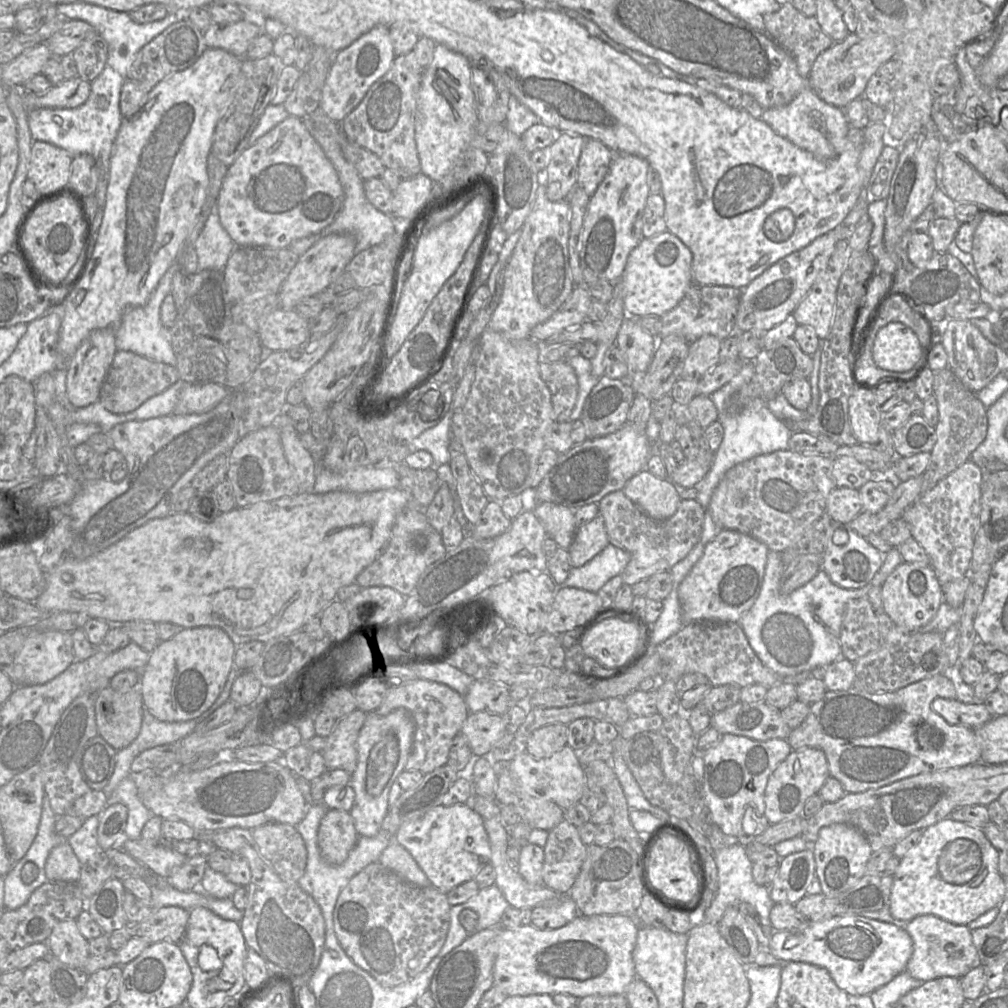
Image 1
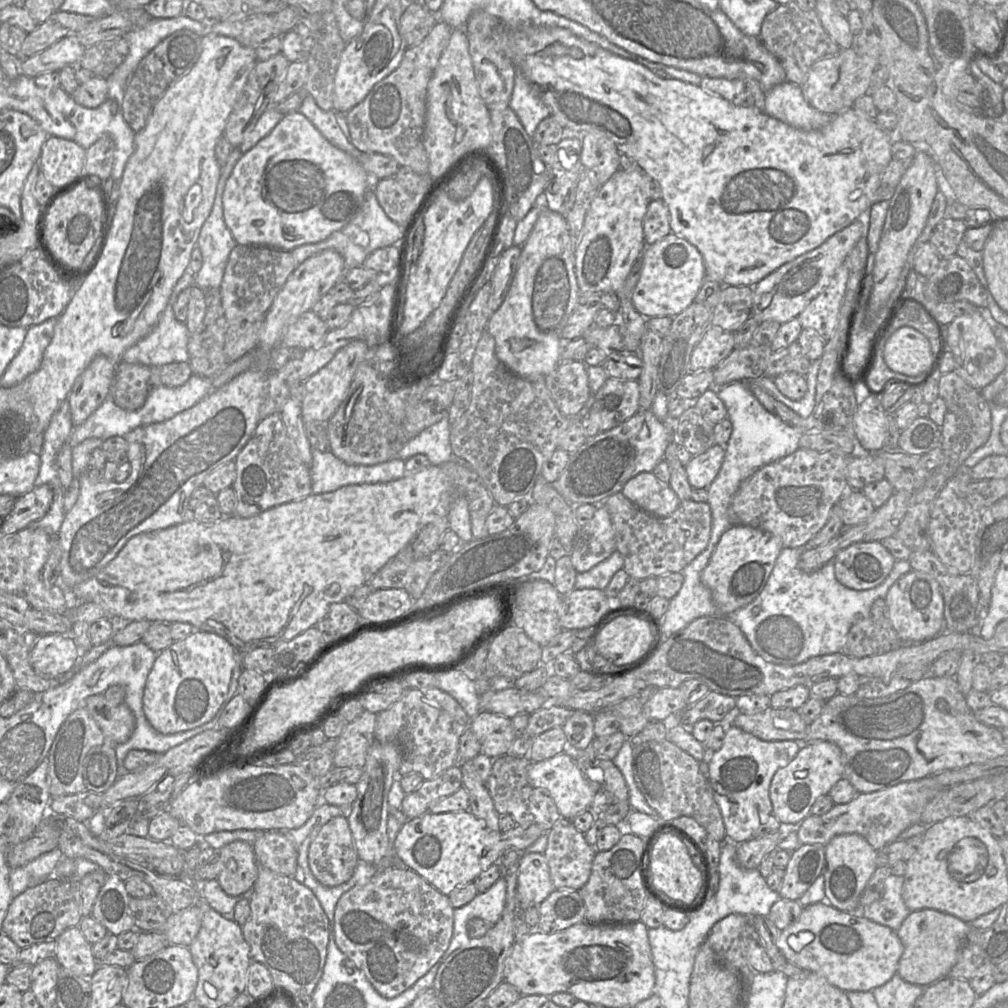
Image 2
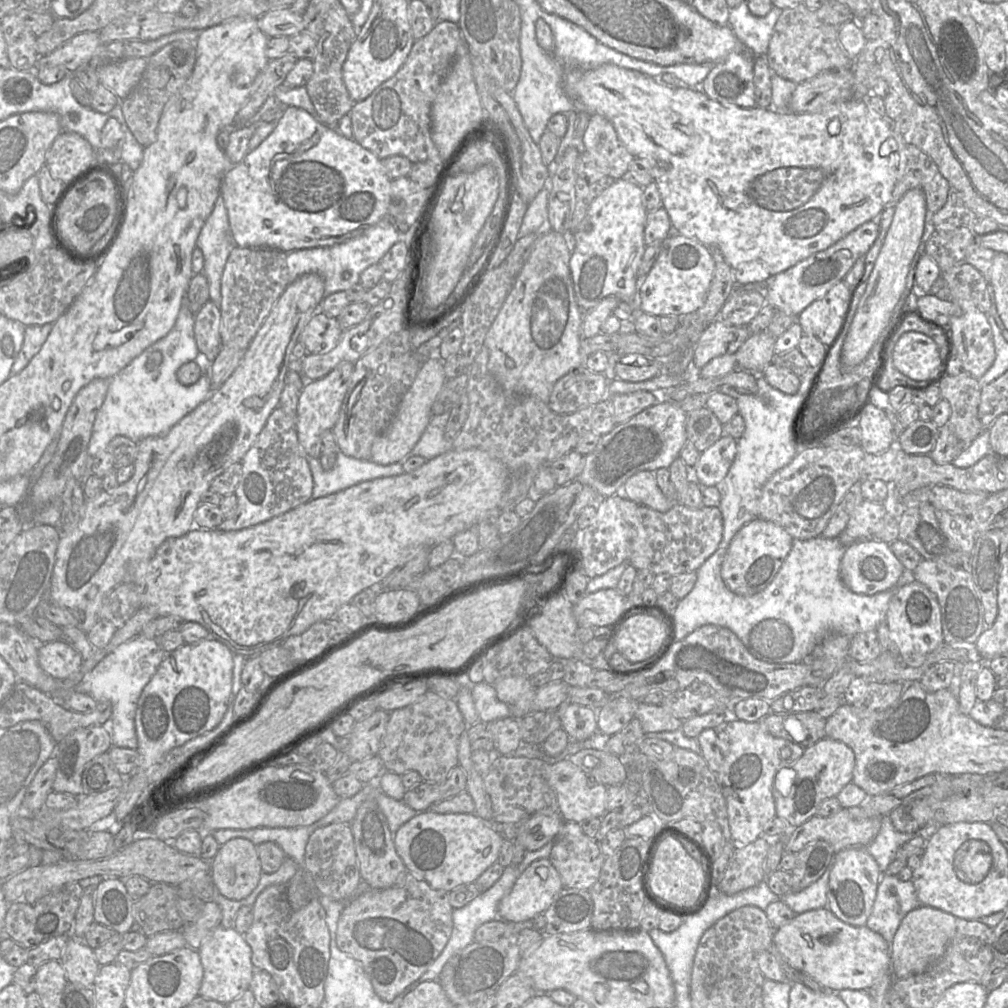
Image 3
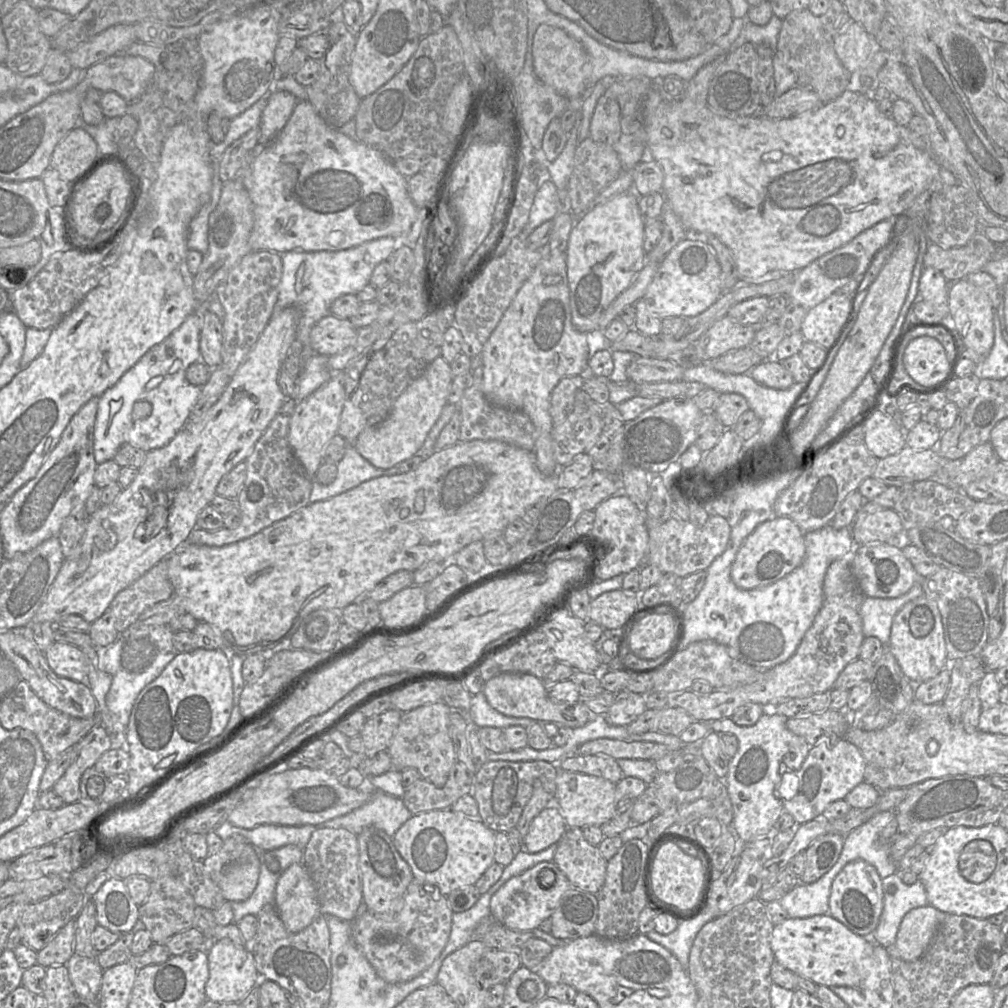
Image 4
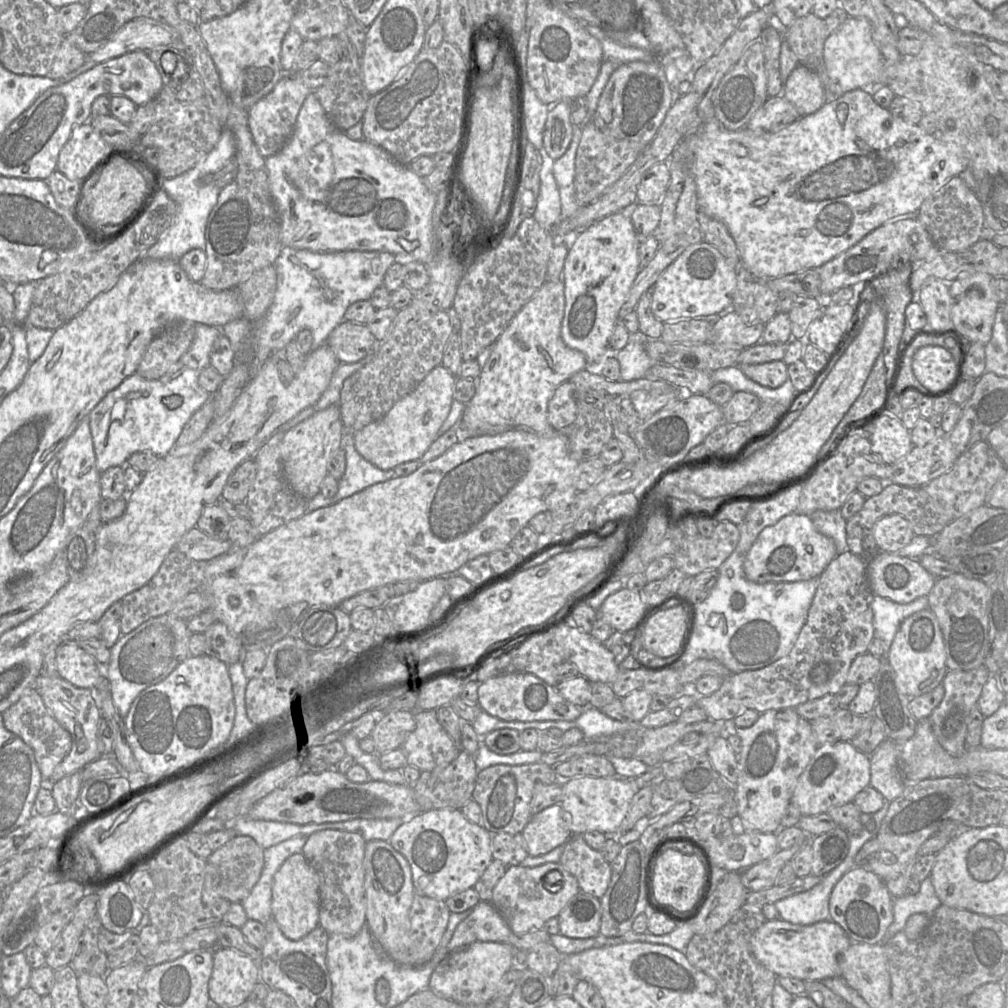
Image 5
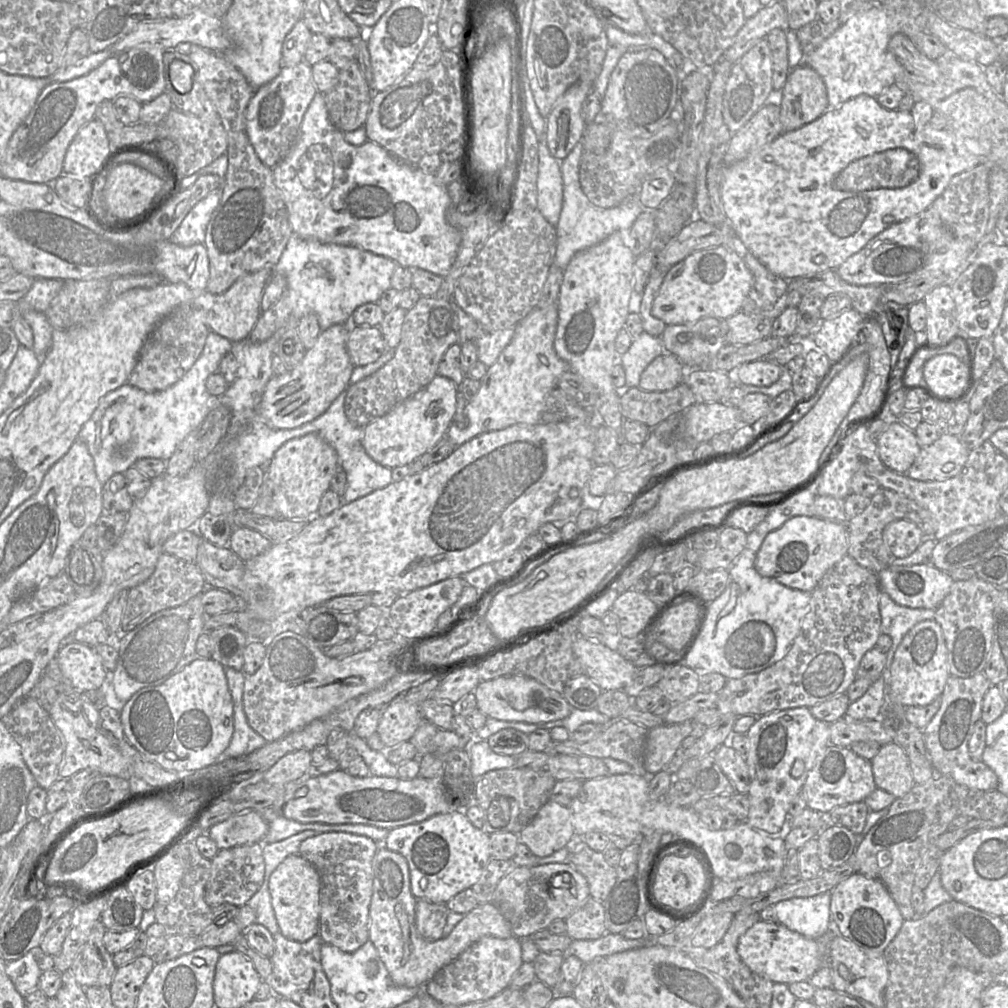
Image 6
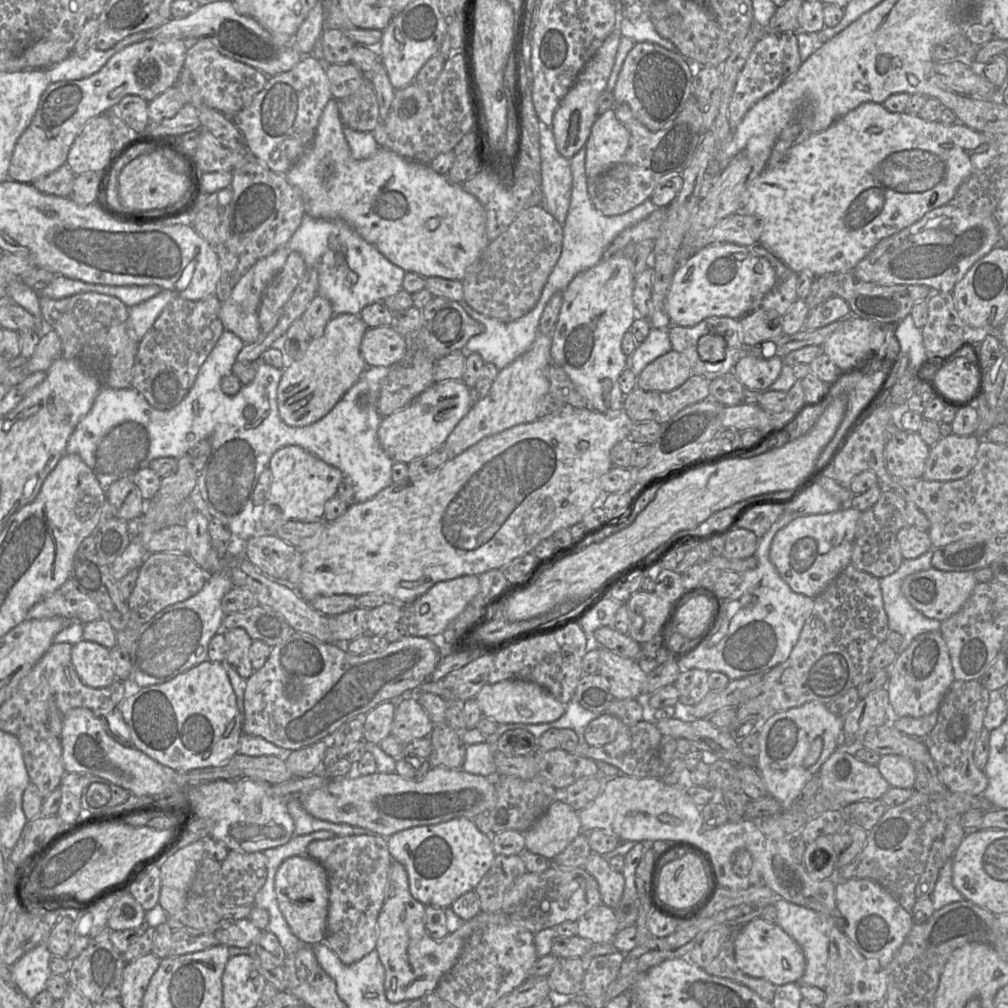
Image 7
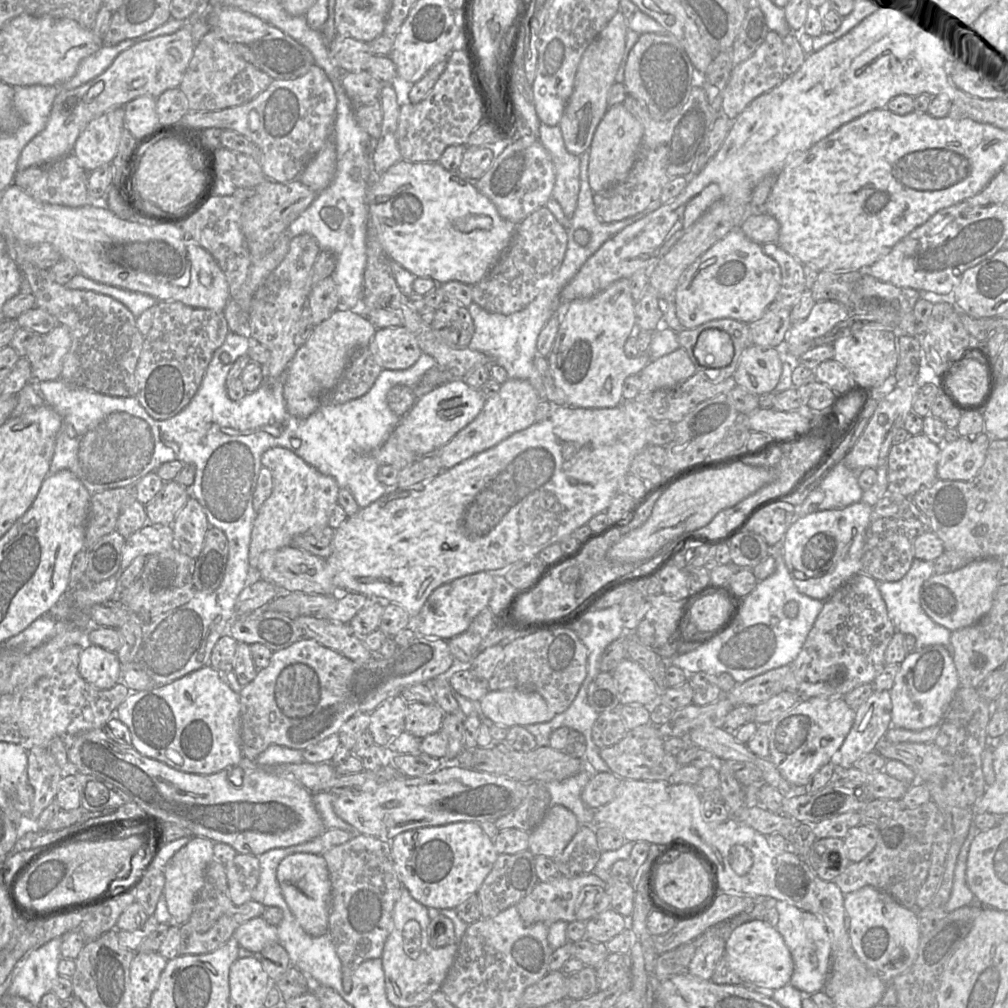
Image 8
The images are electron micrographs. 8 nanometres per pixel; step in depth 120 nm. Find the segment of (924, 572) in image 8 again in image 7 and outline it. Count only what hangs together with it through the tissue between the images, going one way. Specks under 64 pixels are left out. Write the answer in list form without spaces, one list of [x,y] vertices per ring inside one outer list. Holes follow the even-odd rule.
[[[932,547],[930,550],[917,558],[903,559],[900,567],[894,573],[880,579],[884,609],[888,618],[888,628],[890,631],[895,631],[901,634],[903,637],[902,644],[897,650],[895,650],[897,652],[897,656],[907,649],[914,638],[919,634],[930,631],[940,631],[941,621],[928,618],[918,611],[909,603],[901,590],[902,582],[908,575],[927,570],[932,567],[934,550],[935,548]]]

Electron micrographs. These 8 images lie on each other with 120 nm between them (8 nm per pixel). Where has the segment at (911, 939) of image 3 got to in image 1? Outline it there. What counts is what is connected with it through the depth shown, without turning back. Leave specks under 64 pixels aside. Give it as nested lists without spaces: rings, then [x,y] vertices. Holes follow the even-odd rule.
[[[920,915],[903,927],[913,941],[913,953],[905,971],[917,980],[926,982],[939,977],[961,978],[980,964],[971,930],[967,925],[952,924],[934,915]]]

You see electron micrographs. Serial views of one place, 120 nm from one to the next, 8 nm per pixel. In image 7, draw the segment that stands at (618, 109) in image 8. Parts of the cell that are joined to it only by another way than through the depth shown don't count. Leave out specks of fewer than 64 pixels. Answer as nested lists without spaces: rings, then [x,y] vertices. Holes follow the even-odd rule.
[[[613,110],[598,115],[585,144],[585,172],[587,178],[601,175],[618,163],[628,148],[629,140],[630,133],[628,129],[616,118]]]

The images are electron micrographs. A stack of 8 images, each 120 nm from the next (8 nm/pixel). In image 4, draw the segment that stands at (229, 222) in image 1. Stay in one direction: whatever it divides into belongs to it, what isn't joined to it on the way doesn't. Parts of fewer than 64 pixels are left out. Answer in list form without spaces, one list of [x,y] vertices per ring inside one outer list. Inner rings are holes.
[[[307,99],[298,101],[287,124],[268,145],[257,144],[258,155],[240,173],[253,204],[252,251],[341,251],[382,237],[407,234],[418,207],[407,190],[407,179],[380,151],[328,125]]]

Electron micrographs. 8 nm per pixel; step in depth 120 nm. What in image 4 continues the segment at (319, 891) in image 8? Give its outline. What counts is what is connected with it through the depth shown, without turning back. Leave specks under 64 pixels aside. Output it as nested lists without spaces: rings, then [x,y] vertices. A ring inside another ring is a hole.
[[[302,863],[290,865],[280,876],[274,906],[290,933],[308,927],[320,913],[316,886]]]

